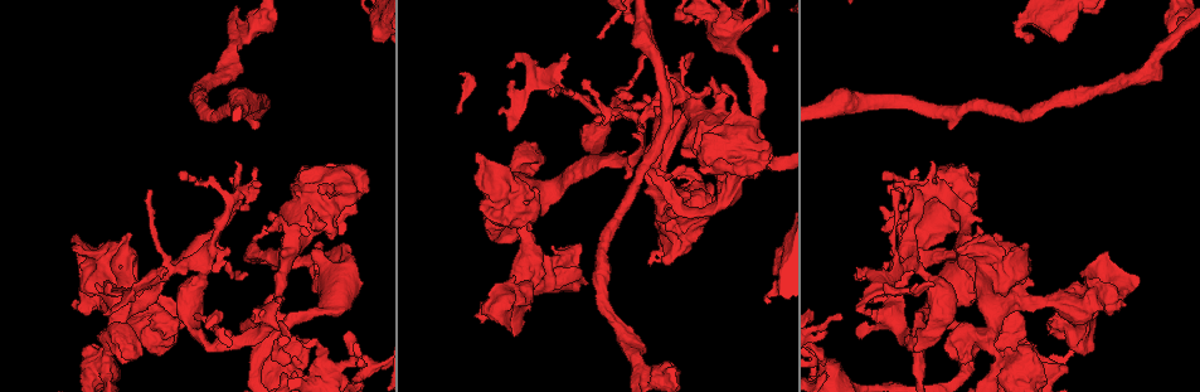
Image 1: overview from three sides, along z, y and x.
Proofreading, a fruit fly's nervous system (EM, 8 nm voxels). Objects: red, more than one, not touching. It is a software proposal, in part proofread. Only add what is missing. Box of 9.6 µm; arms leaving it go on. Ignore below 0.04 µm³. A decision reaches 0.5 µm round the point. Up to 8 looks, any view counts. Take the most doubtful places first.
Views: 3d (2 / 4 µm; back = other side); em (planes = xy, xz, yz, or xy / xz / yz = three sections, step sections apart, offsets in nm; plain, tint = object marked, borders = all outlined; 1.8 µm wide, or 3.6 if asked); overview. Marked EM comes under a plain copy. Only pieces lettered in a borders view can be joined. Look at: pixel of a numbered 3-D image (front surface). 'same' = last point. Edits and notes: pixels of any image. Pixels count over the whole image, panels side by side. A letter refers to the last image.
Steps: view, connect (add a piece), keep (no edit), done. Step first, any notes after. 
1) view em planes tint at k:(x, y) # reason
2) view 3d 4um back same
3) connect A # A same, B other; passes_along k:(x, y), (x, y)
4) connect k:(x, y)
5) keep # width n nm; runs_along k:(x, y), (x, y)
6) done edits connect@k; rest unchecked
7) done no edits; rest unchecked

view 3d 4um at 1:(344, 336) # an open end

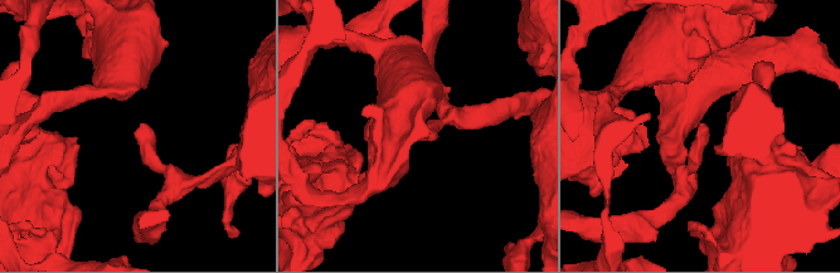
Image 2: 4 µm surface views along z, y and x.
view em planes borders at 2:(136, 131)

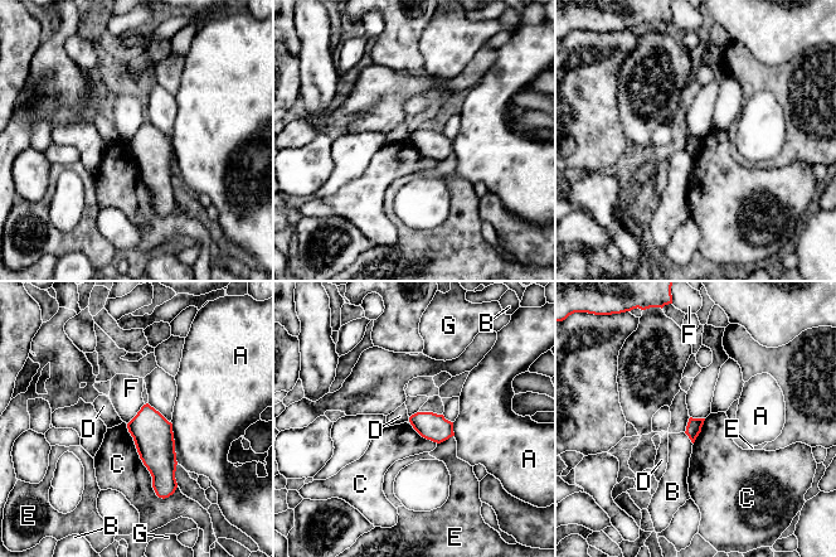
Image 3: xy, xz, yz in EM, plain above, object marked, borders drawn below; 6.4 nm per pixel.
keep # A other, B other, C other, D other, E other, F other, G other; no lettered piece goes on from it

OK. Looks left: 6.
view 3d 4um at 1:(1014, 348) # calibre changes

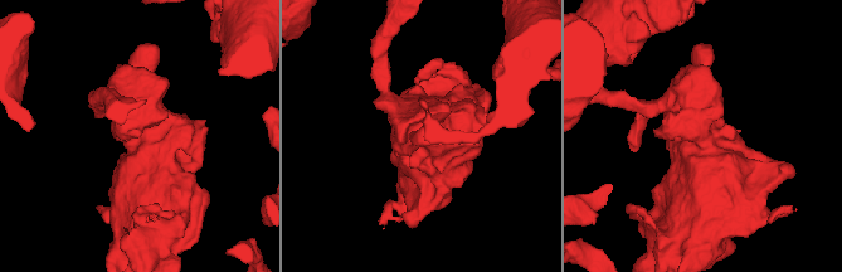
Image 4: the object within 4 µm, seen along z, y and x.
view em 3.6um planes tint at 4:(151, 139) # shape alone is not enough

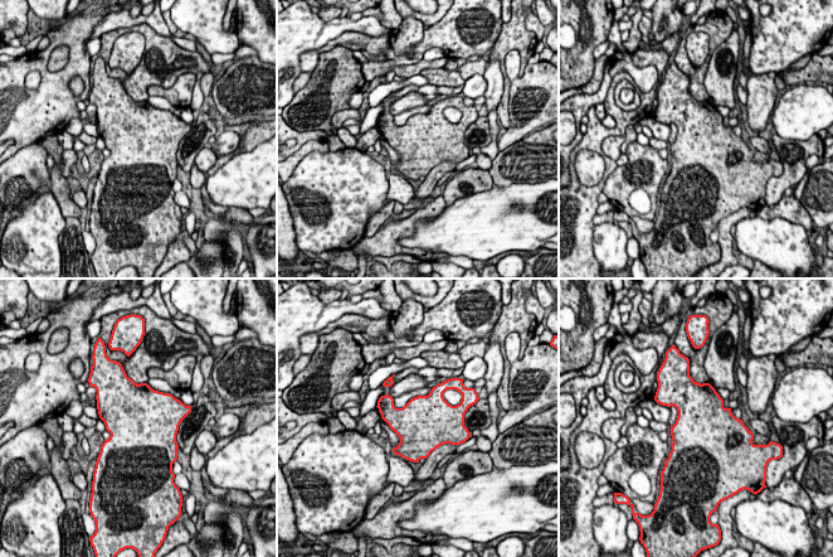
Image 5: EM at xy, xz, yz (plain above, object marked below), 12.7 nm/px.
view em 3.6um planes borders same # what lies round it

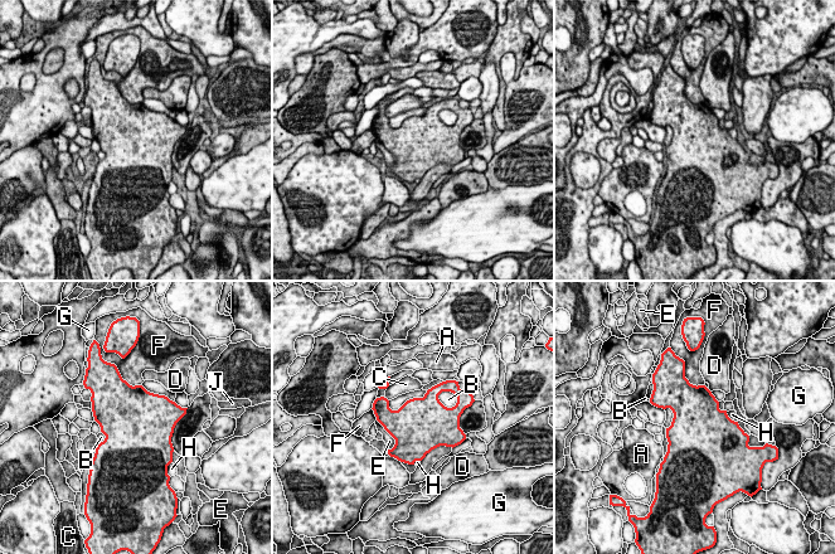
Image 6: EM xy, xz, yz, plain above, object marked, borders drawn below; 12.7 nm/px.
keep # width 700 nm; A other, B other, C other, D other, E other, F other, G other, H other, J other; border 6:(427, 390), (397, 409), (388, 407); no lettered piece goes on from it

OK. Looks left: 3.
view 3d 2um at 1:(928, 193) # abrupt turn

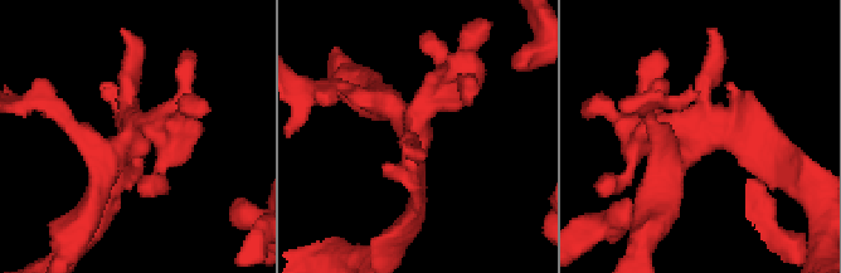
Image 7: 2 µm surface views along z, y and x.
view em planes tint at 7:(696, 142)

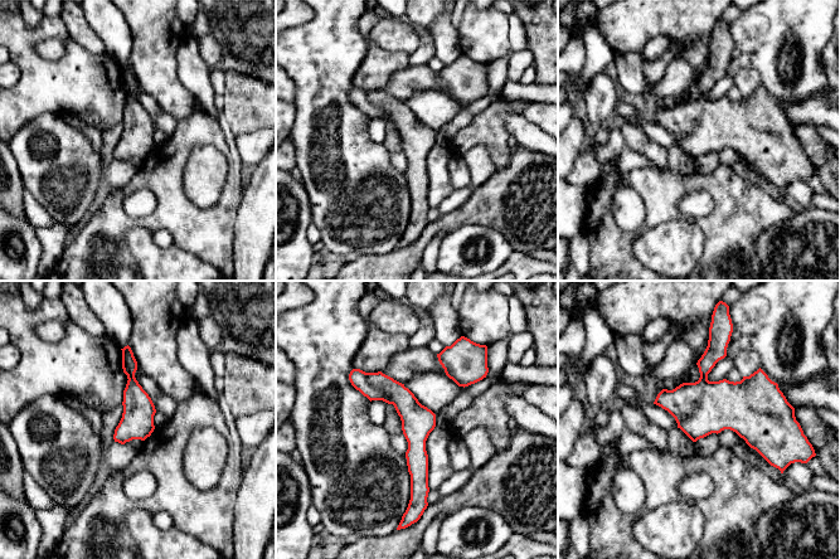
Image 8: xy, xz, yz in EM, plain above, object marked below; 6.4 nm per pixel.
view em planes borders same

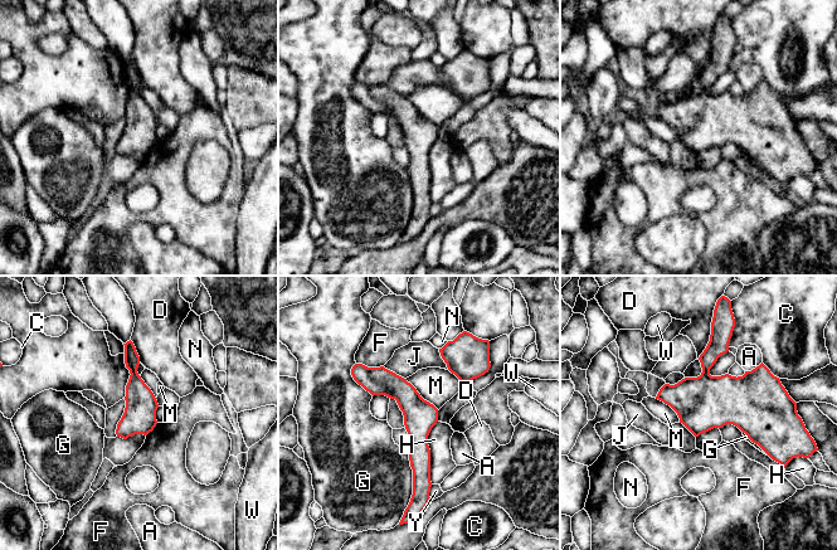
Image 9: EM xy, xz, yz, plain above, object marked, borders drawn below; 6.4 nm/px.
keep # A other, C other, D other, F other, G other, H other, J other, M other, N other, W other, Y other; border 9:(437, 420), (428, 436), (431, 483); none of them fits

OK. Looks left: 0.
done no edits; rest unchecked

